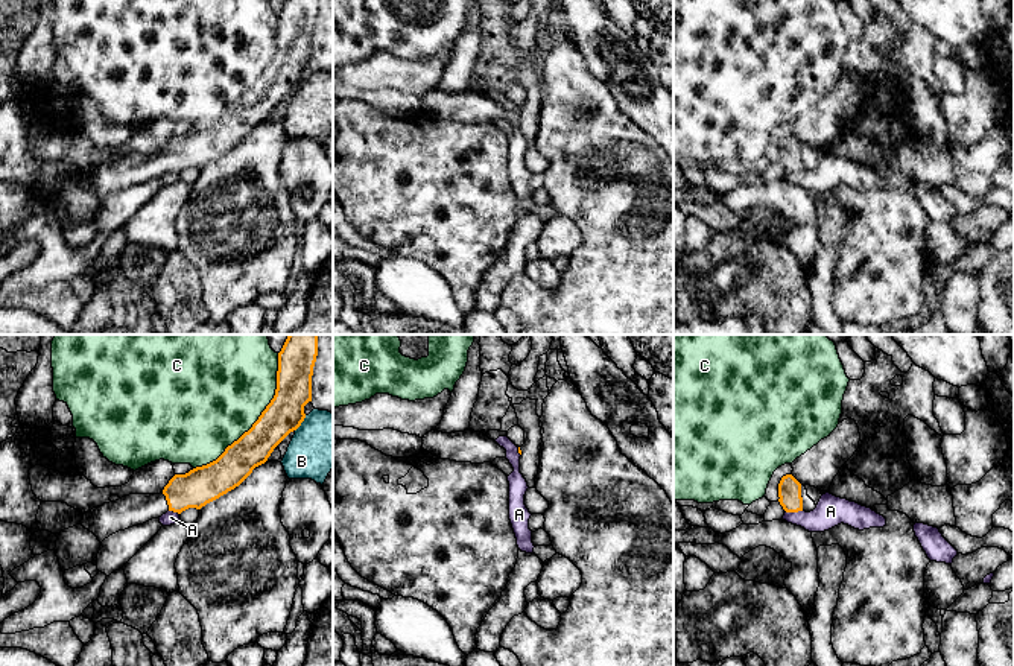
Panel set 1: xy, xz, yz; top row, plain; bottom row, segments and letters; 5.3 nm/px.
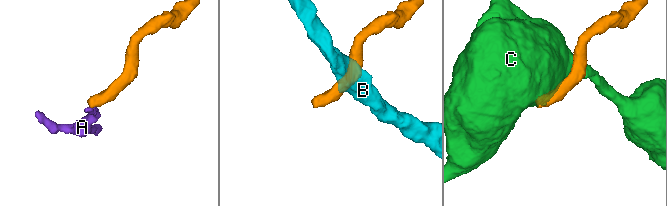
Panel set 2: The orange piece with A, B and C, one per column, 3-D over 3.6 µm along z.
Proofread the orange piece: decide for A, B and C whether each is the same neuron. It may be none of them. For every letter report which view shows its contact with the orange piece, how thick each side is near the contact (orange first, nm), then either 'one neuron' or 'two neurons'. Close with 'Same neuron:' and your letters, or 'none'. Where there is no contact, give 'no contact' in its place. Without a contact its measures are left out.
A: contact in yz; calibres 130 and 160 nm; two neurons
B: contact in xy; calibres 200 and 300 nm; two neurons
C: contact in xy; calibres 200 and 480 nm; two neurons
Same neuron: none

